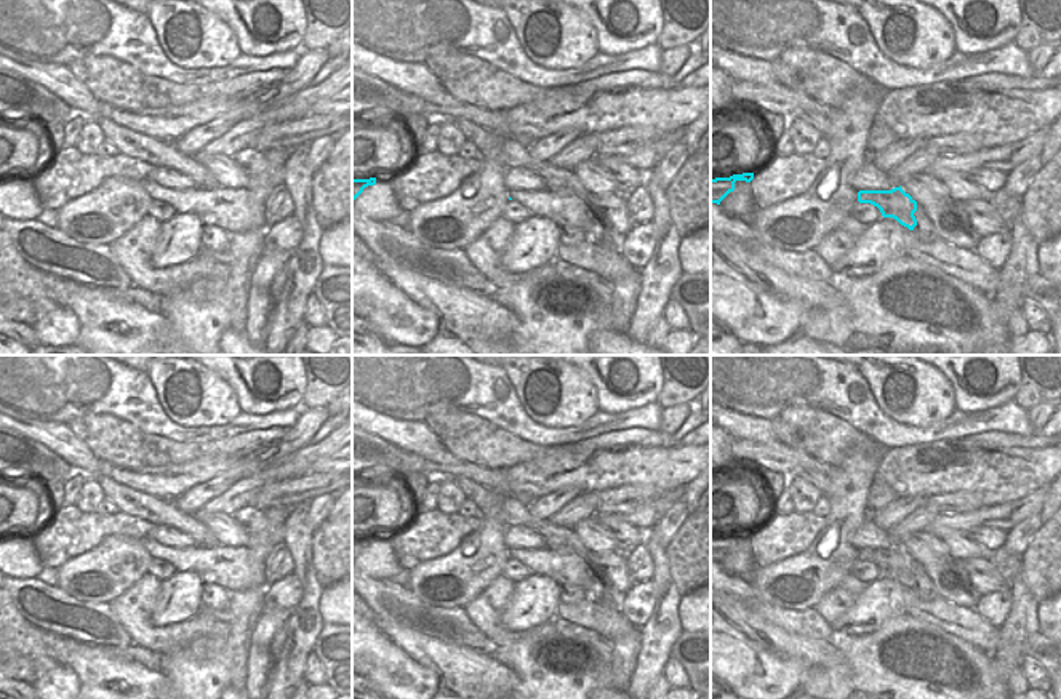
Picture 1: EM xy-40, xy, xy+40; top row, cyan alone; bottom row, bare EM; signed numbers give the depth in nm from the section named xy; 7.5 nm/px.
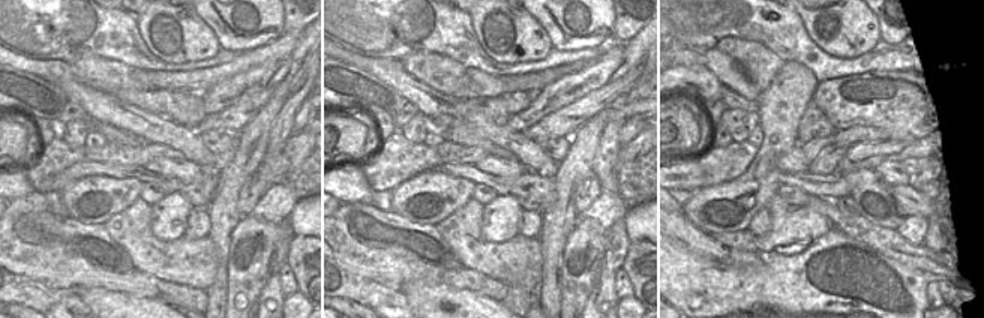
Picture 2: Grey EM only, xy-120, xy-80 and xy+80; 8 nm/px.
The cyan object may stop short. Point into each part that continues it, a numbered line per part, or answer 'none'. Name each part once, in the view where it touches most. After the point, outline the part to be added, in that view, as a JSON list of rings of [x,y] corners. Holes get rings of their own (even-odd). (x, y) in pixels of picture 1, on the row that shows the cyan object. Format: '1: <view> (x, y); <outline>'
none

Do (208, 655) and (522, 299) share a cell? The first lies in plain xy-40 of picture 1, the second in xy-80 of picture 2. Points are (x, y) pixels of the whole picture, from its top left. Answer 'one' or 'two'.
one

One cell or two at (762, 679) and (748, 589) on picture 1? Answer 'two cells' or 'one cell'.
two cells

